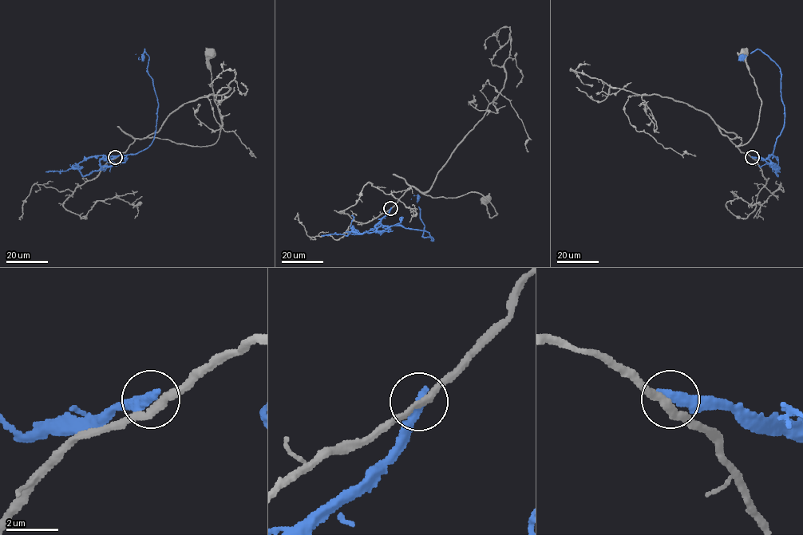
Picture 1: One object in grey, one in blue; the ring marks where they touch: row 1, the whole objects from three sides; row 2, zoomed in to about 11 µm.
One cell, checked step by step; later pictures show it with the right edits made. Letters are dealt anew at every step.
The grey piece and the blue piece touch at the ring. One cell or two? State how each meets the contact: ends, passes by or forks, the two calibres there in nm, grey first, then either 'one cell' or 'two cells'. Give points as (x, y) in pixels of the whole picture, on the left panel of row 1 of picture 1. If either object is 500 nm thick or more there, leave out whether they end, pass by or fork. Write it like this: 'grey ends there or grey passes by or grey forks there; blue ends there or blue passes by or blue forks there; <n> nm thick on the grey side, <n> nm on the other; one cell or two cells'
grey passes by; blue ends there; 280 nm thick on the grey side, 440 nm on the other; two cells

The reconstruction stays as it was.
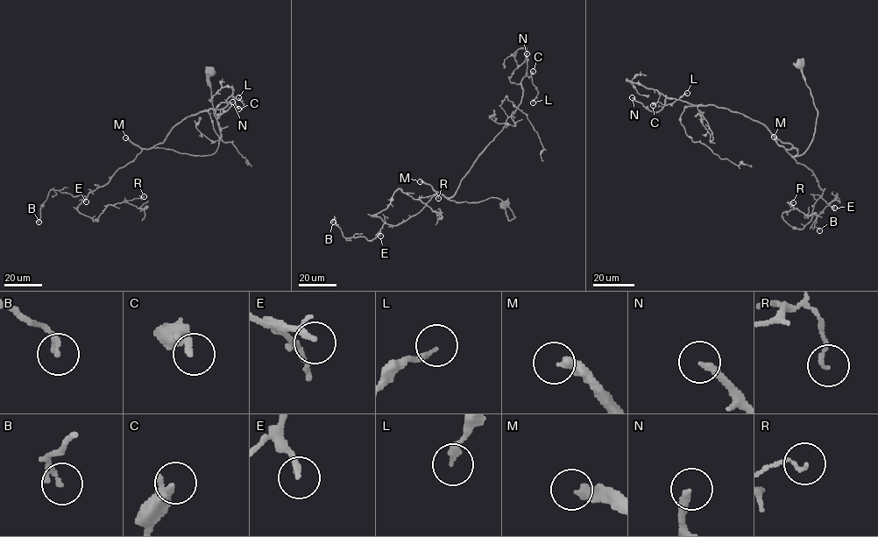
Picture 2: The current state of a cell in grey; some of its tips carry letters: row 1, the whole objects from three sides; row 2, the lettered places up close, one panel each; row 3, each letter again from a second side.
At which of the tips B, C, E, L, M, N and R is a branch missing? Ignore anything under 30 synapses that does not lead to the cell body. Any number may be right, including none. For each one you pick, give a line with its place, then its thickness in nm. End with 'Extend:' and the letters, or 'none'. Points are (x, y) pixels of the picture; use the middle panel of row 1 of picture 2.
M: place (420, 181); calibre 320 nm
N: place (527, 53); calibre 220 nm
Extend: M, N

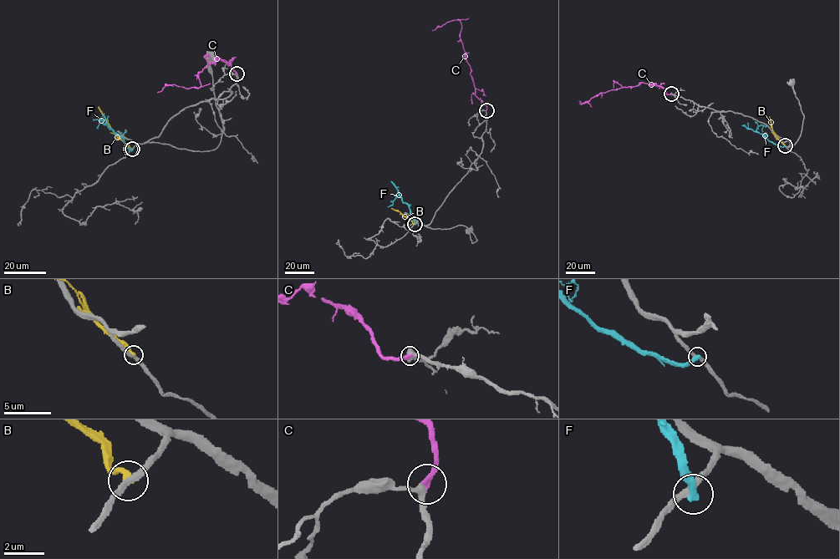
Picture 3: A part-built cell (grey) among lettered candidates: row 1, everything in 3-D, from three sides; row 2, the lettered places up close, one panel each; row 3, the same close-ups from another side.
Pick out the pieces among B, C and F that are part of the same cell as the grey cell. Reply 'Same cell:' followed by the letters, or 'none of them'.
Same cell: C

